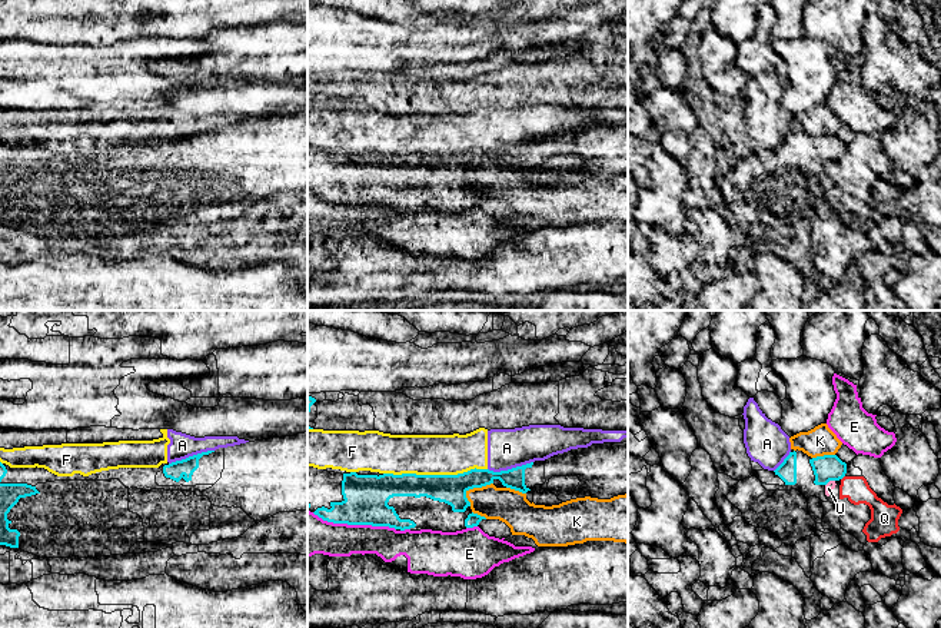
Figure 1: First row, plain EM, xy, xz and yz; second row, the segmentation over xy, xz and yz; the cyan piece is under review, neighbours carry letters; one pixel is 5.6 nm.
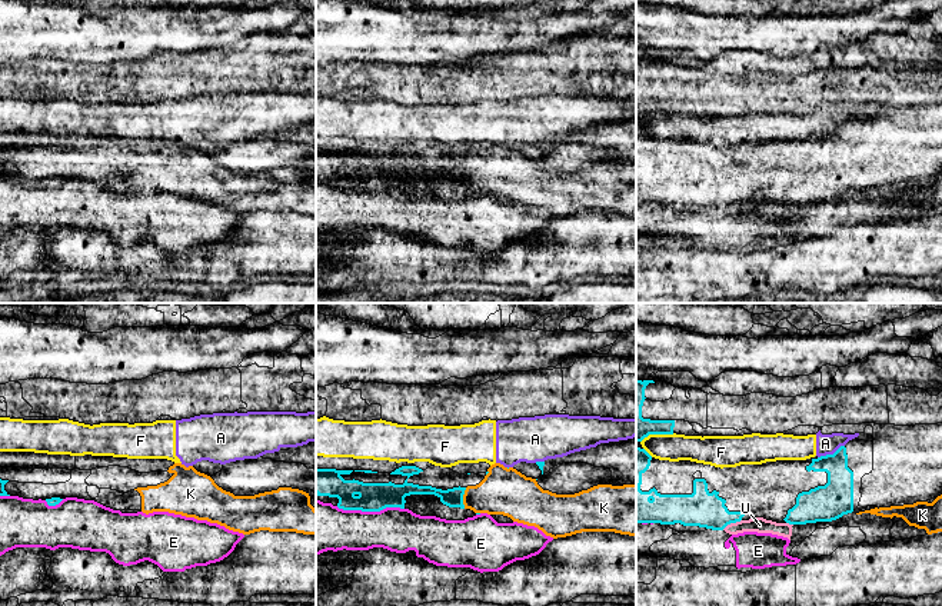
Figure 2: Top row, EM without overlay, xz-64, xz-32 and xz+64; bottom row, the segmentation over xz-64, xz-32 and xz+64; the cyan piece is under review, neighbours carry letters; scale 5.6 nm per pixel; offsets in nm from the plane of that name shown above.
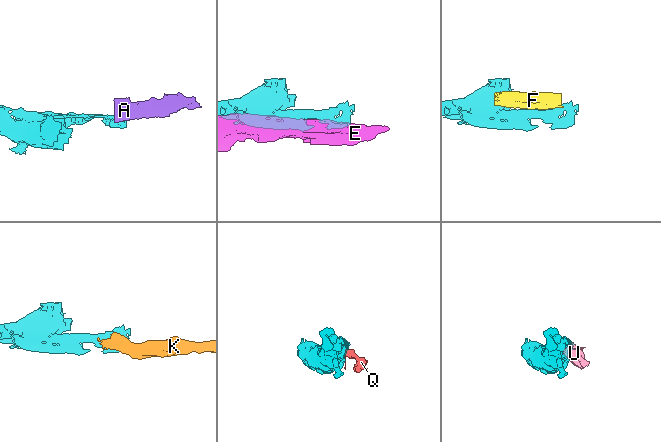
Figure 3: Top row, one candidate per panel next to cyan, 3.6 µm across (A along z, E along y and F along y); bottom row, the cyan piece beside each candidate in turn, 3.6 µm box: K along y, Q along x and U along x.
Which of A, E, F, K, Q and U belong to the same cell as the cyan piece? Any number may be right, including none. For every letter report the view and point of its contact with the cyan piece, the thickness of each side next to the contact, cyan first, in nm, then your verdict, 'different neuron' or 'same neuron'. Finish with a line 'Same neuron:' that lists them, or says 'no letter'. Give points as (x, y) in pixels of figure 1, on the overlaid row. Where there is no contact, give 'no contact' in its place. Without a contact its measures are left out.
A: contact xy (190, 457); calibres 100 and 140 nm; different neuron
E: contact xz (353, 524); calibres 240 and 220 nm; different neuron
F: contact xz (435, 475); calibres 160 and 220 nm; different neuron
K: contact xz (472, 488); calibres 160 and 190 nm; different neuron
Q: contact yz (843, 477); calibres 150 and 140 nm; different neuron
U: contact yz (830, 479); calibres 150 and 50 nm; different neuron
Same neuron: no letter

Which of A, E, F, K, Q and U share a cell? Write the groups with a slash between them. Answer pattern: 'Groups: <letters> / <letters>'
Groups: A F / E / K / Q U

